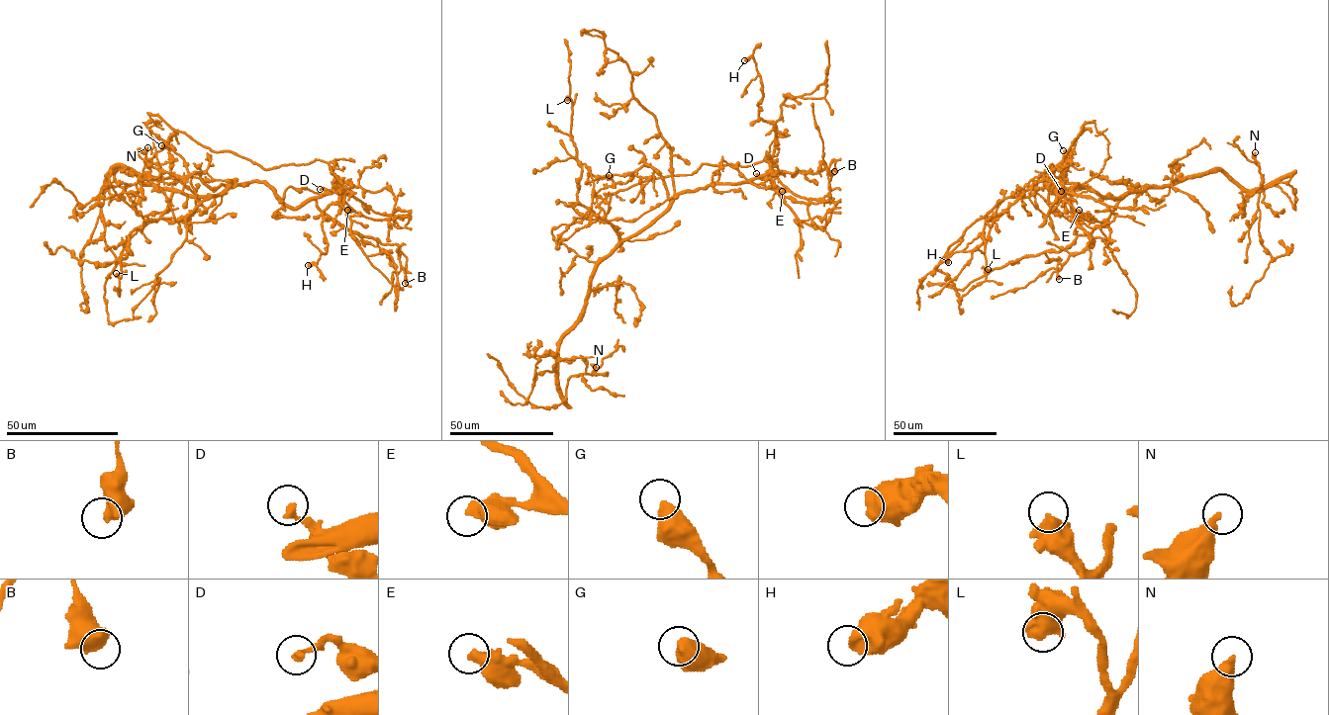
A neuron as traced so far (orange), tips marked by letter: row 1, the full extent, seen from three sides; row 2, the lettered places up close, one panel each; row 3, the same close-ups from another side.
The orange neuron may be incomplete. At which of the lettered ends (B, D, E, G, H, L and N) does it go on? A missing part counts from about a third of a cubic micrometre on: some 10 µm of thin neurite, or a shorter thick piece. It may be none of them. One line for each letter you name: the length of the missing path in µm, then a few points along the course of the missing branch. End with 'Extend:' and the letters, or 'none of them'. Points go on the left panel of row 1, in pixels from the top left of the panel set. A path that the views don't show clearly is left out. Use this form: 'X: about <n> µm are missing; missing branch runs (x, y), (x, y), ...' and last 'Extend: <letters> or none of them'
Extend: none of them

